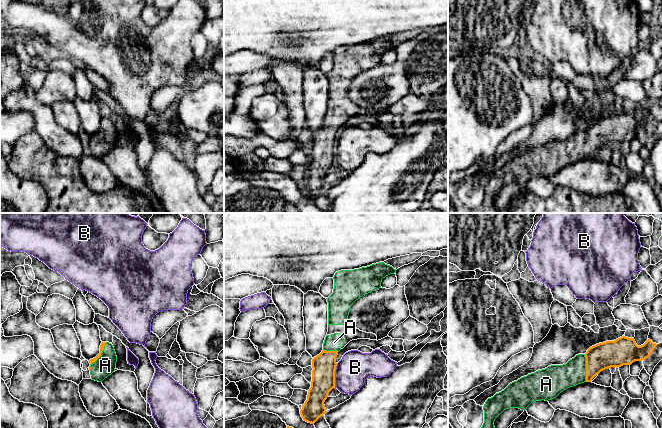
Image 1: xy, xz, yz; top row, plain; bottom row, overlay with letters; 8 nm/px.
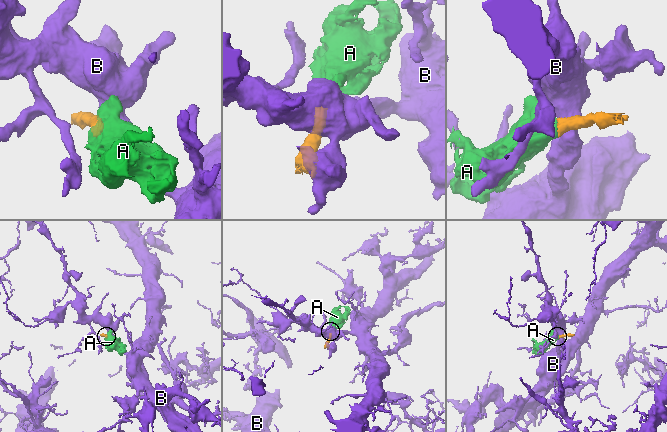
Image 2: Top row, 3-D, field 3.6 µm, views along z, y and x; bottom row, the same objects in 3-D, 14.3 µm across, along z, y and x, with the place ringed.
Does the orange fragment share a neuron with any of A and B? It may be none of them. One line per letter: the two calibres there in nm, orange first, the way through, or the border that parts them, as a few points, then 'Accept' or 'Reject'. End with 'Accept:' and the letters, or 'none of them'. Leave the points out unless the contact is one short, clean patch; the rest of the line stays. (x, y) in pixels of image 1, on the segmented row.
A: Thickness 220 nm (orange) against 220 nm. Accept
B: Thickness 190 nm (orange) against 260 nm. Reject
Accept: A

